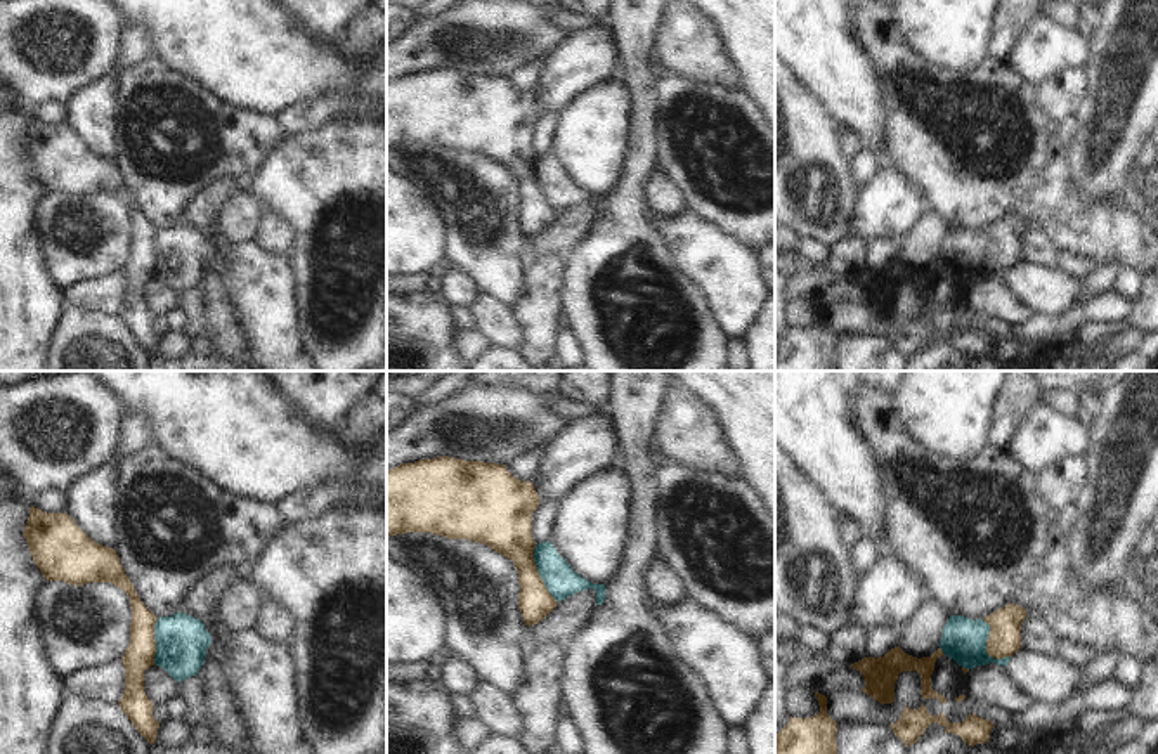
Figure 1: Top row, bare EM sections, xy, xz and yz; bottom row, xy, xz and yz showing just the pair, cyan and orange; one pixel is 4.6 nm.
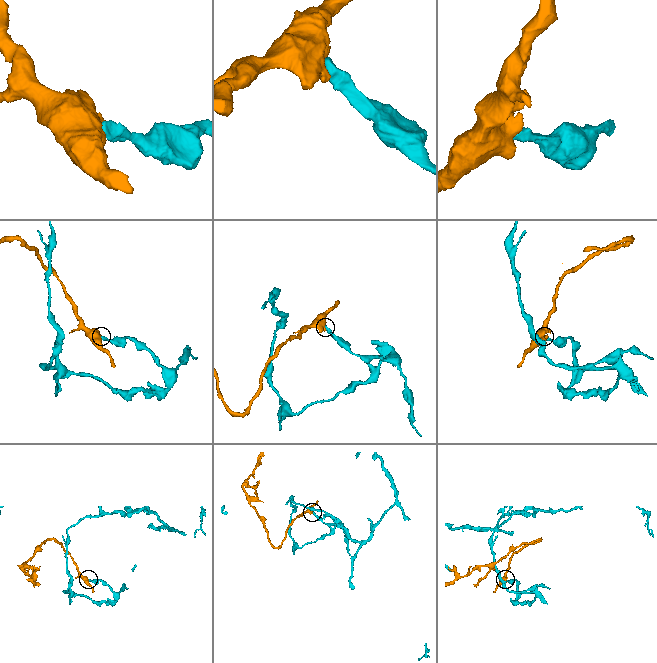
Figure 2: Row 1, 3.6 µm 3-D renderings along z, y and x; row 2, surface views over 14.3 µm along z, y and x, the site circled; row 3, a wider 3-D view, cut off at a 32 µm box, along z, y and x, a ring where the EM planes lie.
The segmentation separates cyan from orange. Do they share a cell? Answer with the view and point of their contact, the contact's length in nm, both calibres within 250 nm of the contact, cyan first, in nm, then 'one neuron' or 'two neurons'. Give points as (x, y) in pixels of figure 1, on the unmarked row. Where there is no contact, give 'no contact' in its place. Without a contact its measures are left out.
meets cyan in yz at (985, 259); contact 220 nm long; 200 nm thick on the cyan side, 160 nm on the other; two neurons

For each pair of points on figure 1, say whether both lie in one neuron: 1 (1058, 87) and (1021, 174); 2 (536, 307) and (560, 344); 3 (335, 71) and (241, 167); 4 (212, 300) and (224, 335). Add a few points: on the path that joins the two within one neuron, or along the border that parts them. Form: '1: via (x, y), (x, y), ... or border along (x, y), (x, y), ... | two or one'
1: border along (1035, 87), (1039, 108), (1058, 125) | two
2: border along (557, 326), (553, 352) | two
3: border along (240, 108), (279, 118) | two
4: via (217, 309), (222, 326) | one

